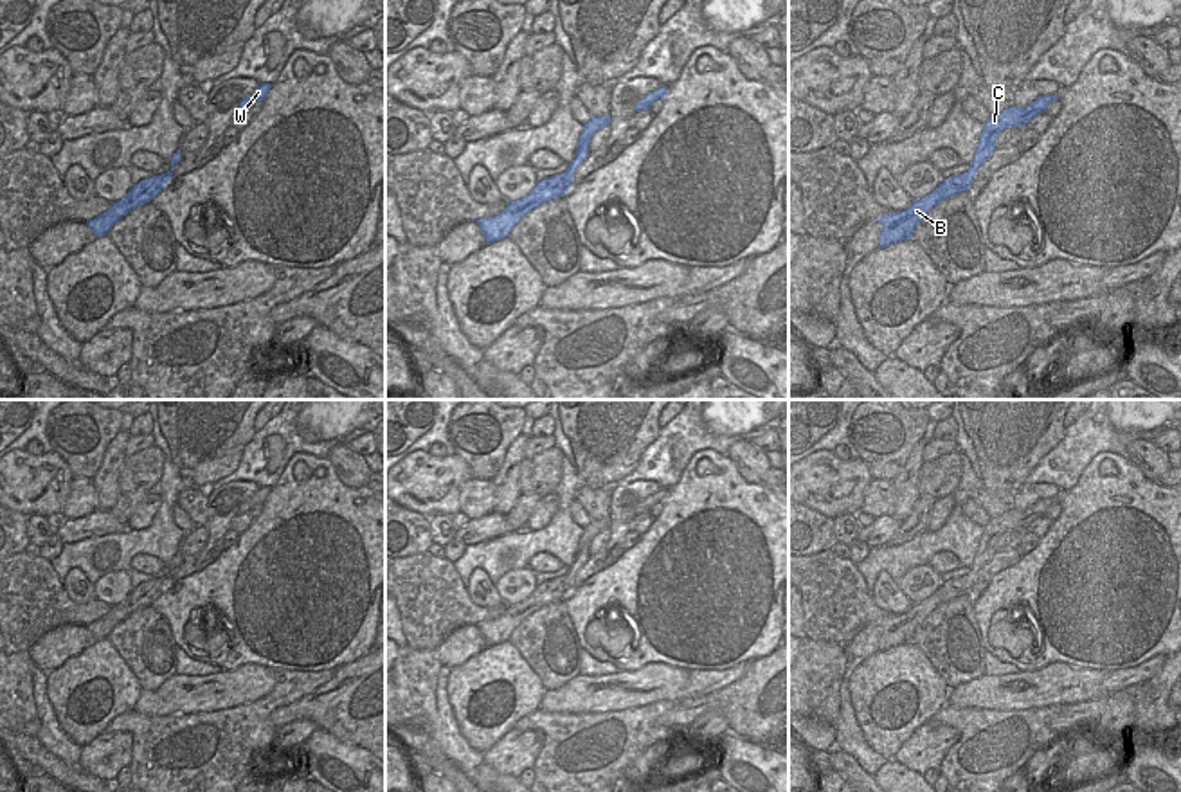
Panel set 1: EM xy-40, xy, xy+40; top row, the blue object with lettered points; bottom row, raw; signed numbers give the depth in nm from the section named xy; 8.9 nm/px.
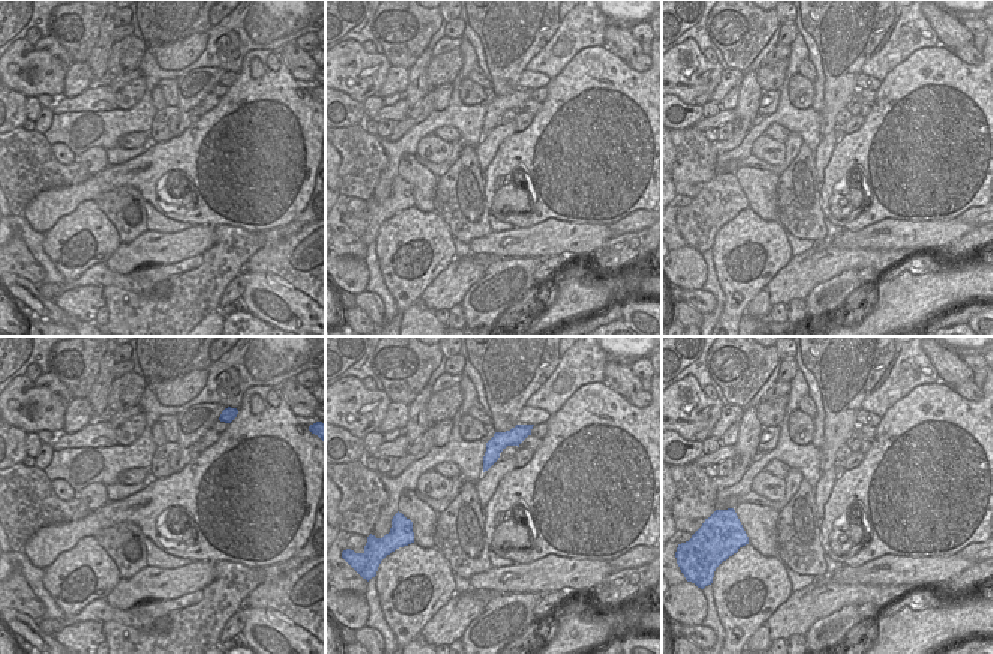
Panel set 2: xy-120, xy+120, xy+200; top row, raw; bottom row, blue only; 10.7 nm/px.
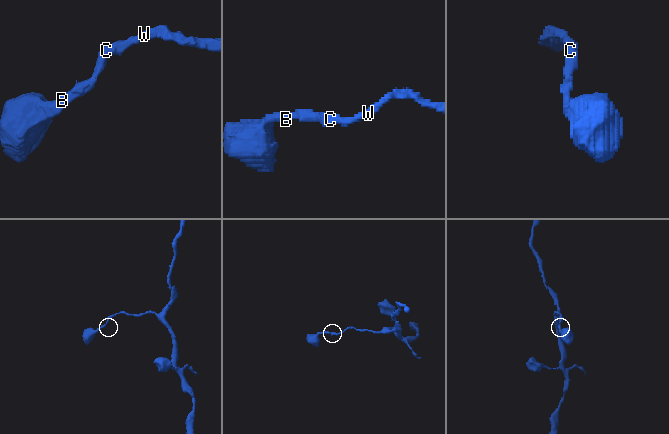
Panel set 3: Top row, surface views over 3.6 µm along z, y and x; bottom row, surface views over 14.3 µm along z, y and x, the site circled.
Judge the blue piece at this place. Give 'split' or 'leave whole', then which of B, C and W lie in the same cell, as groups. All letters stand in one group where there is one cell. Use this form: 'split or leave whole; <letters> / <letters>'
leave whole; B C W

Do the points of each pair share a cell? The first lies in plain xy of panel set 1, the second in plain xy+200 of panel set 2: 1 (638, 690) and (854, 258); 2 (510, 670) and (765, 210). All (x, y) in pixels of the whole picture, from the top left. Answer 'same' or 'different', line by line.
1: different
2: different

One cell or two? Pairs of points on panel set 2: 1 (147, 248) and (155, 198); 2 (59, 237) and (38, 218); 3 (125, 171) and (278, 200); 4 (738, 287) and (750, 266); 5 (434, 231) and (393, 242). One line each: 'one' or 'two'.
1: two
2: two
3: one
4: one
5: one

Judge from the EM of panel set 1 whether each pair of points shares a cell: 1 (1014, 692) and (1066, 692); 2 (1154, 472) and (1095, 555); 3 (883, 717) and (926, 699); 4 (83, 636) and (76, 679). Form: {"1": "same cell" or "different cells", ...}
{"1": "same cell", "2": "different cells", "3": "same cell", "4": "different cells"}

